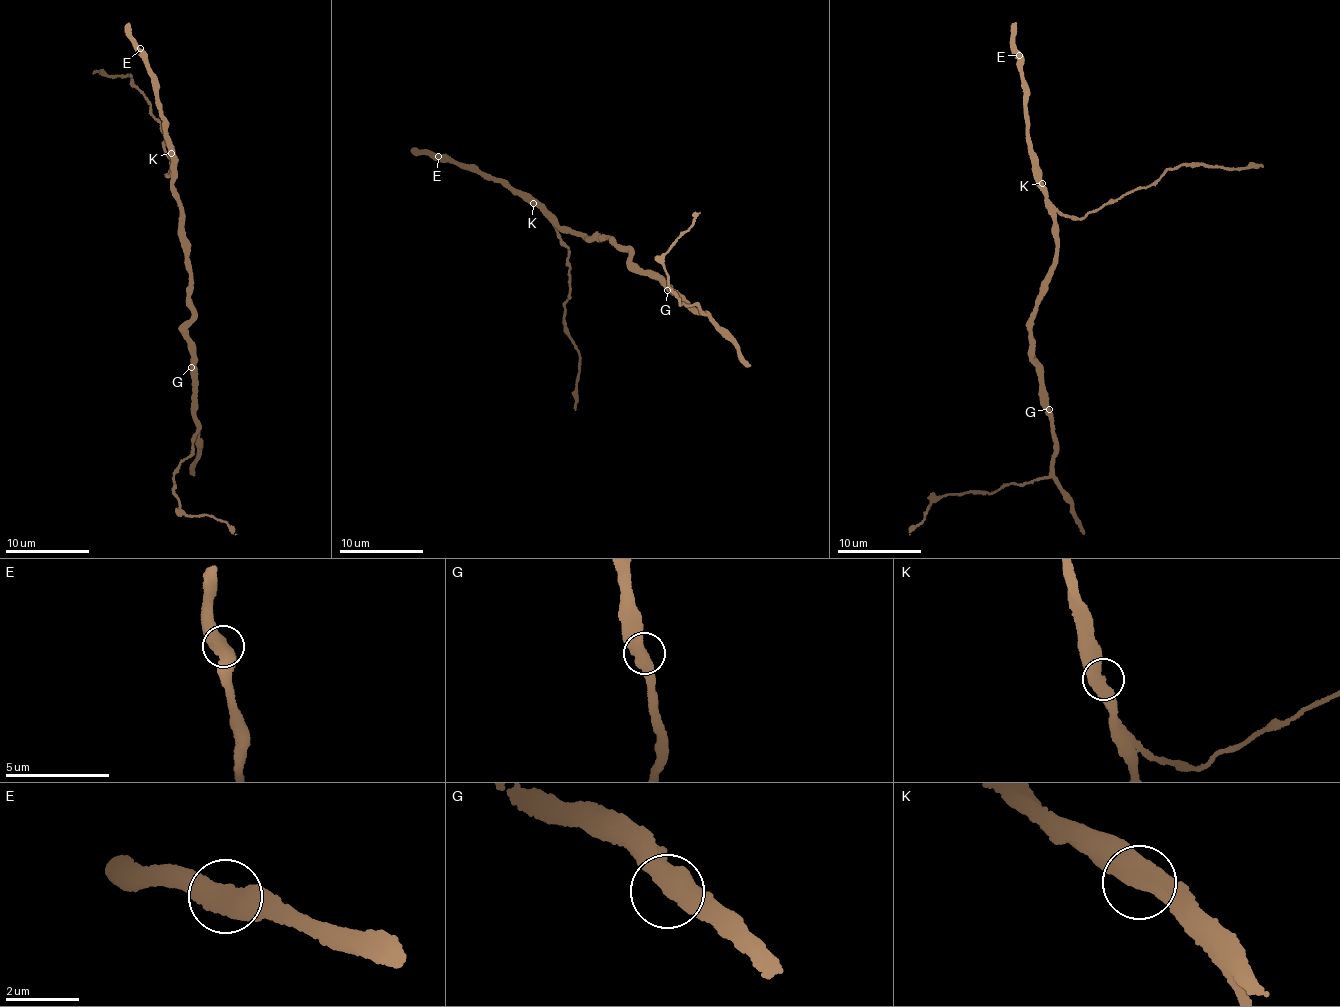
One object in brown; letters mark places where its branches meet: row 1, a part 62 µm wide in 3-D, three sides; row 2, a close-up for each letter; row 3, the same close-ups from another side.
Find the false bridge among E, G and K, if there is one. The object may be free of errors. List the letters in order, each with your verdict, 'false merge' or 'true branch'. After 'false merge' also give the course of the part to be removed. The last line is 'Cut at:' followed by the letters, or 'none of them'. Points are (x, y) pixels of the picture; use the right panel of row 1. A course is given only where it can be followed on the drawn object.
E: true branch
G: true branch
K: true branch
Cut at: none of them

